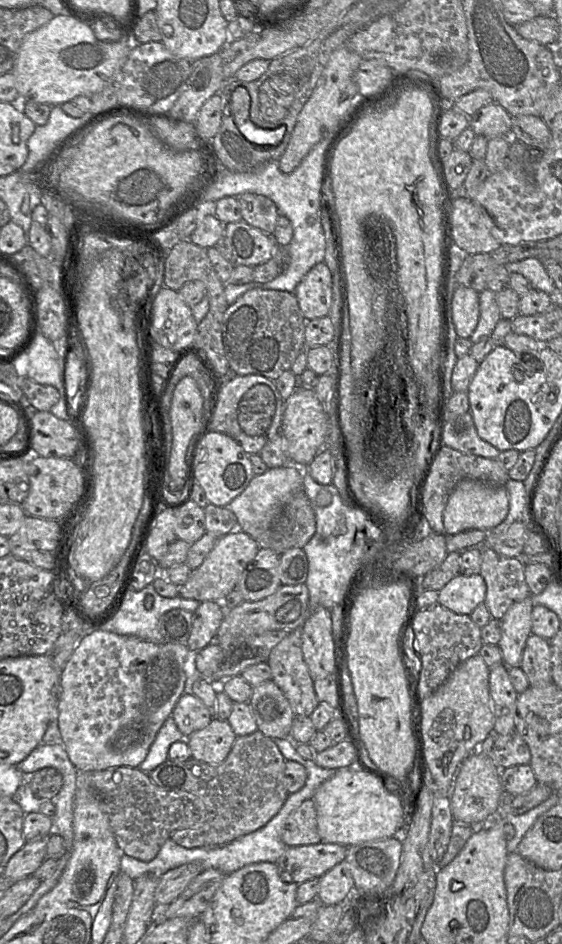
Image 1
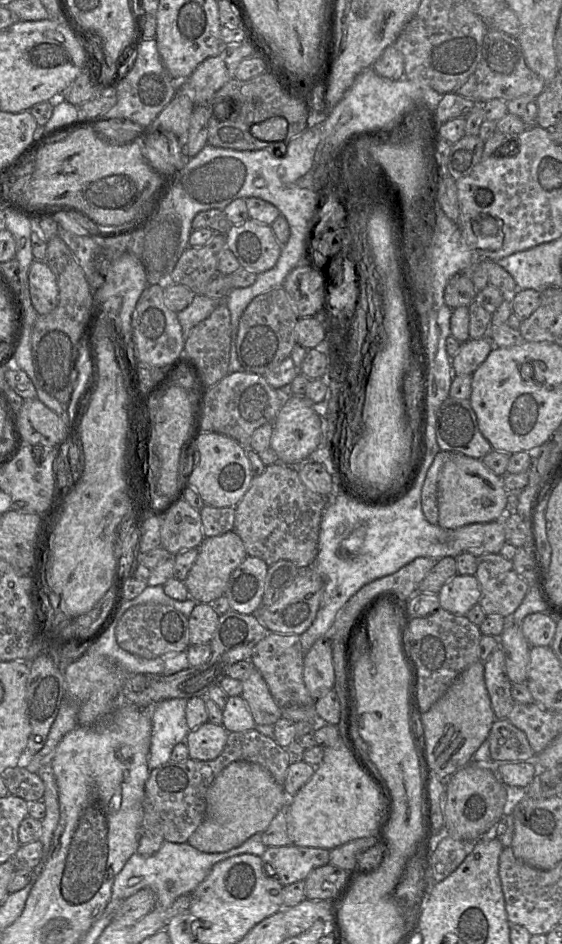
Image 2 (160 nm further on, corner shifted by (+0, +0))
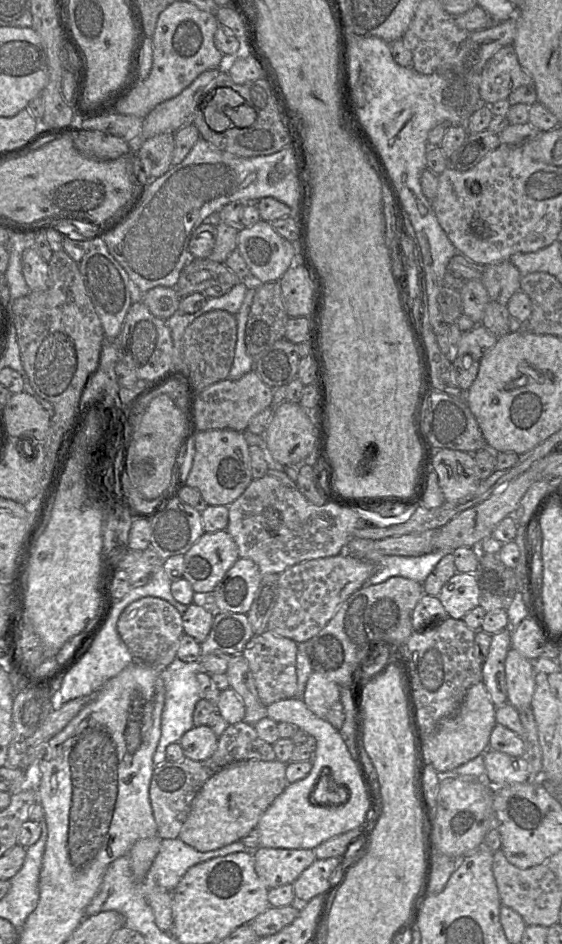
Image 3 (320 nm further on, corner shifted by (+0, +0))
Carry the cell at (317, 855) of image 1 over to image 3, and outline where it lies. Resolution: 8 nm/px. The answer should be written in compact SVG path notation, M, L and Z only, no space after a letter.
M258 848L255 871L268 889L293 884L316 856L312 849Z

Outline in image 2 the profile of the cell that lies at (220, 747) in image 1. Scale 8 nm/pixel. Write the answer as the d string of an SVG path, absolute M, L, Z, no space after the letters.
M206 722L190 730L184 743L191 759L210 761L216 759L227 742L228 732L224 726Z

